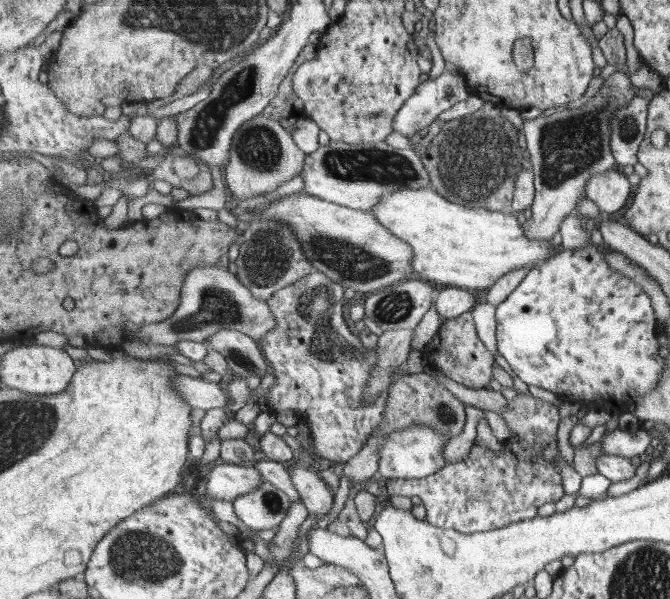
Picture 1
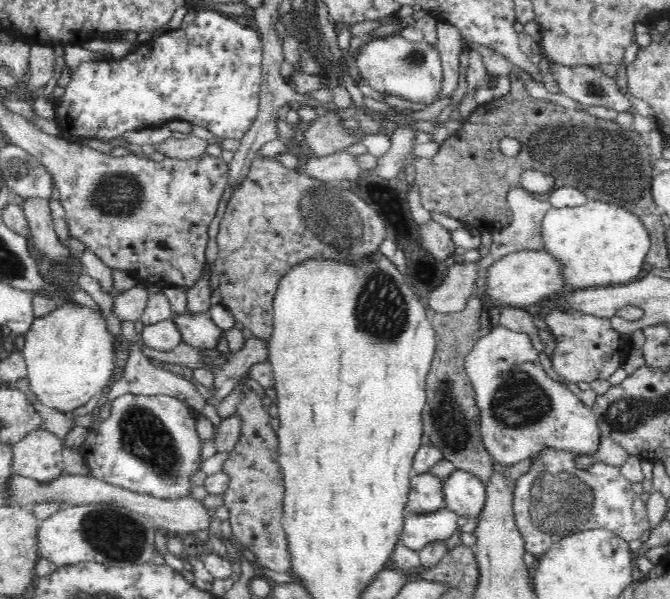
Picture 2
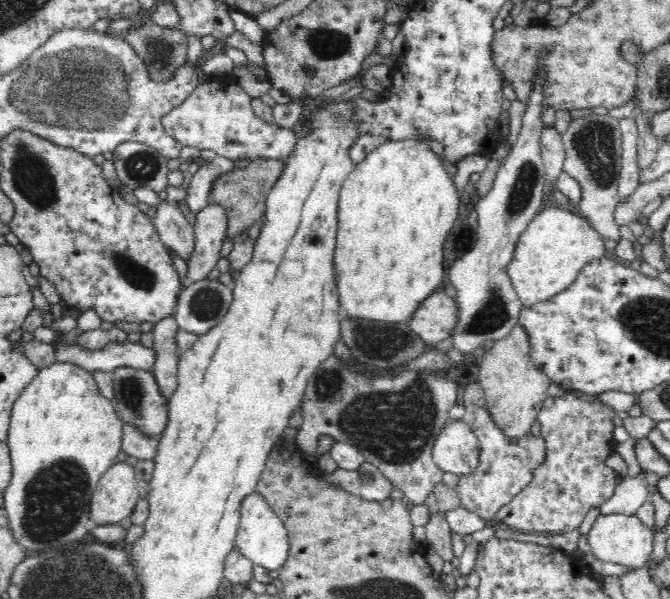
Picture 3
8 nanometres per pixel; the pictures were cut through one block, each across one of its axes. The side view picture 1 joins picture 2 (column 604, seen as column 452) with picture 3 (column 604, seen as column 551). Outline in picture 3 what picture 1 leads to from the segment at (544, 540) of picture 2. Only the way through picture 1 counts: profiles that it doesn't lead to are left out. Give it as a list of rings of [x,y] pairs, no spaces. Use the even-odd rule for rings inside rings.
[[[567,393],[562,394],[562,396],[556,396],[556,398],[547,396],[544,399],[542,410],[537,414],[538,422],[540,422],[539,436],[542,437],[542,441],[544,441],[544,458],[542,458],[542,462],[538,462],[538,466],[534,466],[532,481],[526,487],[523,487],[518,494],[515,494],[514,499],[511,502],[508,502],[498,510],[496,521],[507,524],[508,526],[513,526],[514,528],[519,528],[520,530],[530,530],[531,532],[533,530],[538,530],[540,532],[568,533],[580,527],[586,514],[590,512],[590,508],[596,508],[596,506],[601,506],[604,502],[607,502],[613,496],[616,486],[620,482],[618,473],[605,463],[606,459],[616,451],[617,442],[613,437],[615,426],[614,422],[612,422],[612,418],[614,418],[615,414],[617,414],[615,410],[610,408],[600,399],[594,400],[594,403],[592,404],[592,402],[588,402],[588,400],[580,400],[580,398],[576,398],[576,396]]]

